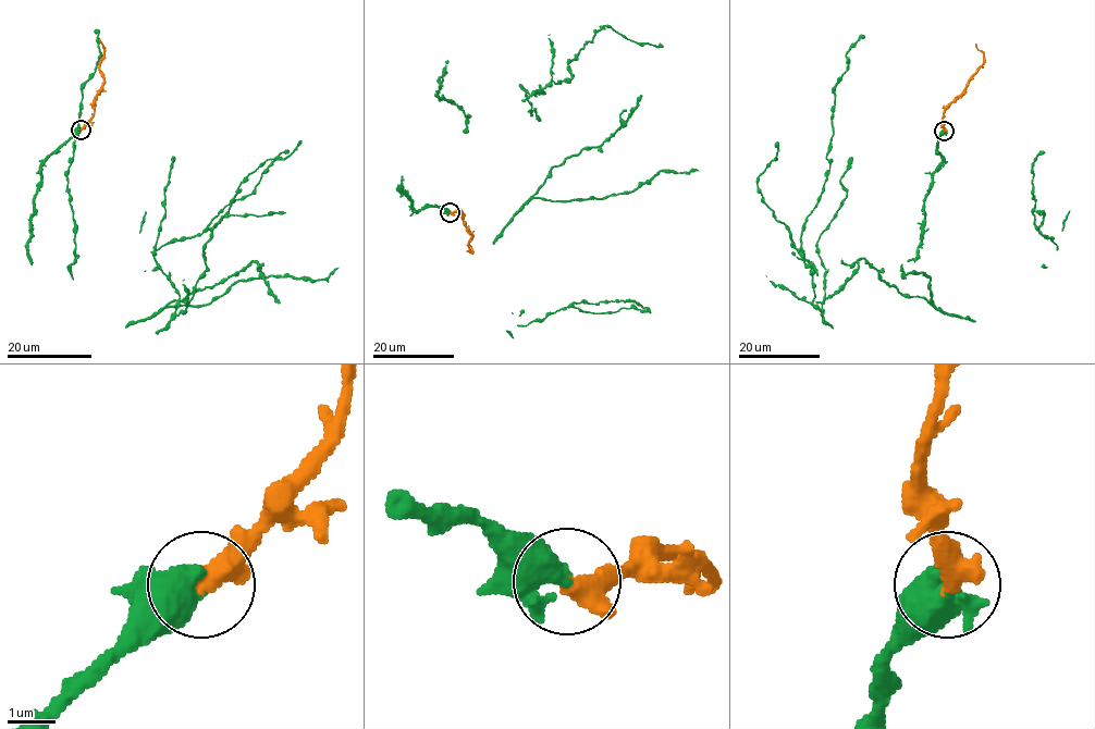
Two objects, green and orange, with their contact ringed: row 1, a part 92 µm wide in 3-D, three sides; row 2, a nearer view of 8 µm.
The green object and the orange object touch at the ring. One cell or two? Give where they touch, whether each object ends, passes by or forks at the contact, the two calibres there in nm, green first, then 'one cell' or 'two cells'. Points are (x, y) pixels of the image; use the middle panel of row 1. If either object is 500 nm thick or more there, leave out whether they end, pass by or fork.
place (450, 212); calibres 360 and 500 nm; one cell

